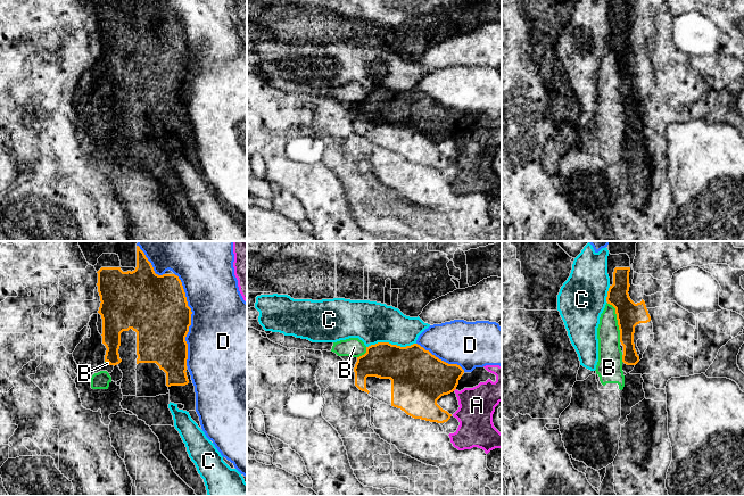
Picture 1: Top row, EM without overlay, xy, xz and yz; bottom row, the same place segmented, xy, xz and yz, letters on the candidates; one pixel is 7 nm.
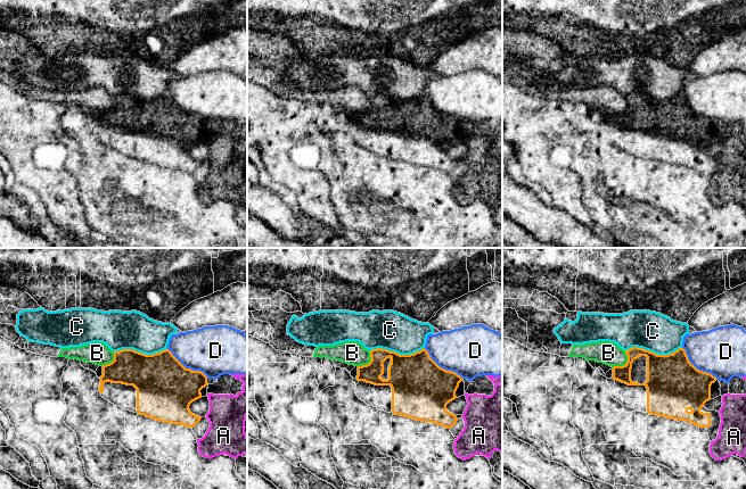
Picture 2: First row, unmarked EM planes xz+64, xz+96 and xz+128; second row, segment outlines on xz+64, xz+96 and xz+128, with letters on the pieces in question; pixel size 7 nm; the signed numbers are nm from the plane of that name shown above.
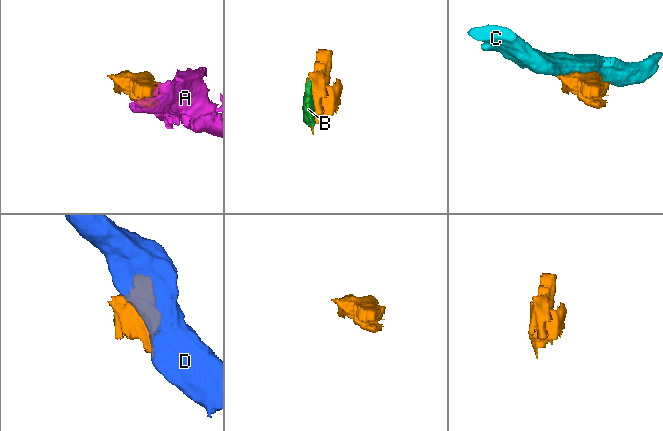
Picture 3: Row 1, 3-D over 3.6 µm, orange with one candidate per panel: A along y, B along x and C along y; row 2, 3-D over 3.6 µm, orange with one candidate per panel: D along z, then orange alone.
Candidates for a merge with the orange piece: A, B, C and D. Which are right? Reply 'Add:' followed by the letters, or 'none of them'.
Add: none of them

